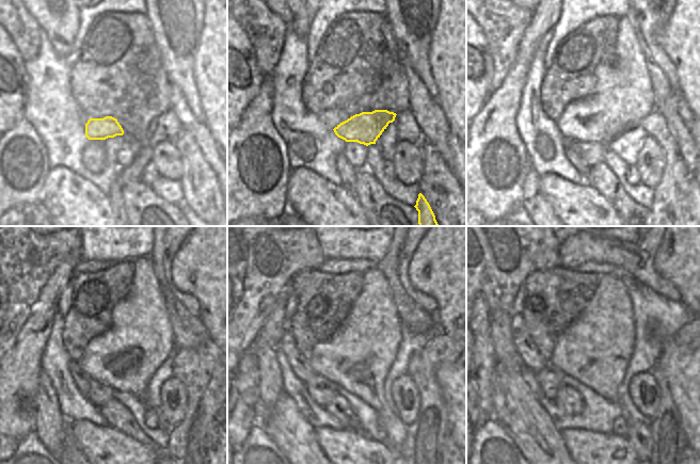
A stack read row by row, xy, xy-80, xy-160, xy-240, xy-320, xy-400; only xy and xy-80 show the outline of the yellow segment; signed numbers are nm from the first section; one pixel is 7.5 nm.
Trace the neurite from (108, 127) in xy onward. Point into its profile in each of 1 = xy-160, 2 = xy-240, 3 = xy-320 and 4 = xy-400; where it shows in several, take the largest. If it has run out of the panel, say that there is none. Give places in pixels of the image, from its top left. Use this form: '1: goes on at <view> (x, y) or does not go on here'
1: goes on at xy-160 (665, 204)
2: goes on at xy-240 (187, 440)
3: goes on at xy-320 (424, 443)
4: goes on at xy-400 (669, 441)

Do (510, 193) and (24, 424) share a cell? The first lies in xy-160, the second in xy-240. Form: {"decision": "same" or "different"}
{"decision": "same"}

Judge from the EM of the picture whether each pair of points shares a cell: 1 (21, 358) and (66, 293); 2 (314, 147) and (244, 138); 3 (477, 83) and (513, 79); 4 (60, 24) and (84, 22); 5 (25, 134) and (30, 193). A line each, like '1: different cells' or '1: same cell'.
1: different cells
2: different cells
3: different cells
4: different cells
5: same cell

